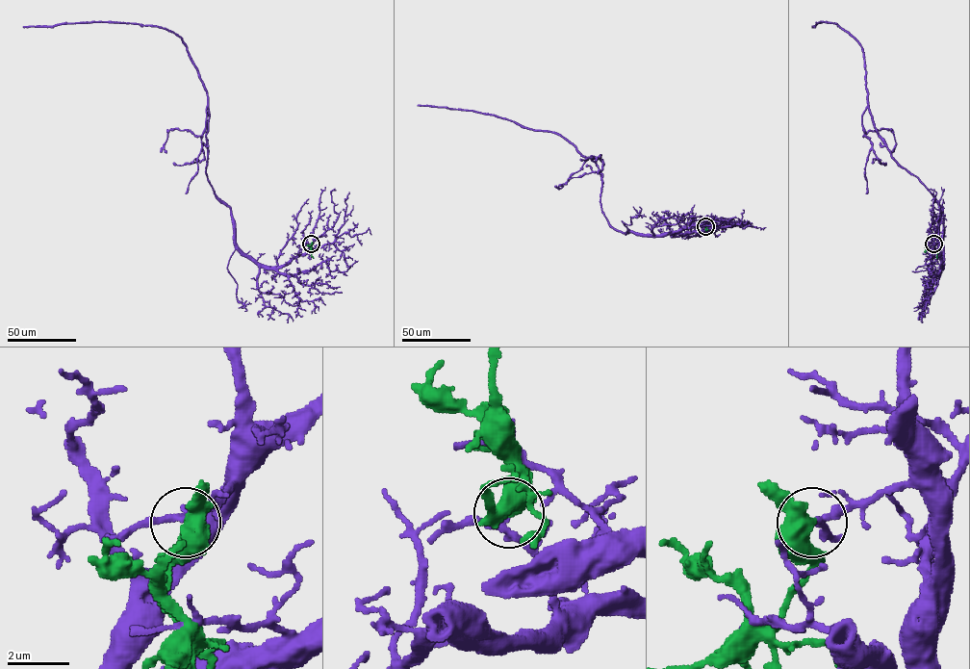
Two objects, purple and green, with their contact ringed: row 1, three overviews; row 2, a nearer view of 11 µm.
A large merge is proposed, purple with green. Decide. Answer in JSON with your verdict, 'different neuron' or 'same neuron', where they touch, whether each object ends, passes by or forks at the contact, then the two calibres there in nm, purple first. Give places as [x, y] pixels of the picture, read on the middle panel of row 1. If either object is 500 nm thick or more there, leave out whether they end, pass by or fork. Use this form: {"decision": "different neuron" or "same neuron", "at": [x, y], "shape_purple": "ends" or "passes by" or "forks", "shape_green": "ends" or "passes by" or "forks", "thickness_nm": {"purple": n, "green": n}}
{"decision": "different neuron", "at": [705, 226], "thickness_nm": {"purple": 200, "green": 500}}

